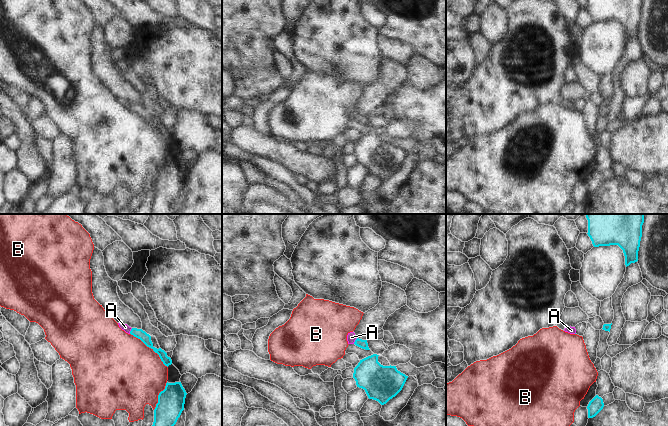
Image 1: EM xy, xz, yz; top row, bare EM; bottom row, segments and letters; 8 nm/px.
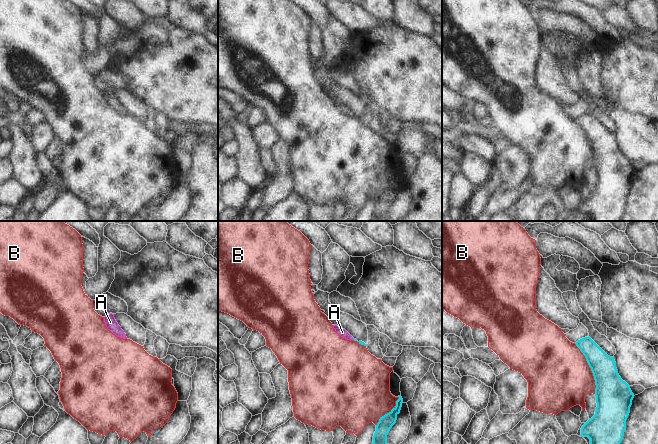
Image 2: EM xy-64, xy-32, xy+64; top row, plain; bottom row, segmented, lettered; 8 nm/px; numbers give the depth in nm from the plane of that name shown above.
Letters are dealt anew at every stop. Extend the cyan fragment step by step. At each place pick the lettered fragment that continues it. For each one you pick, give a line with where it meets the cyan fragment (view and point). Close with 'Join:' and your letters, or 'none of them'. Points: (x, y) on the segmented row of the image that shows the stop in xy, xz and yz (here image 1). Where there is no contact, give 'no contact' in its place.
A: meets cyan in xy at (130, 331)
Join: A

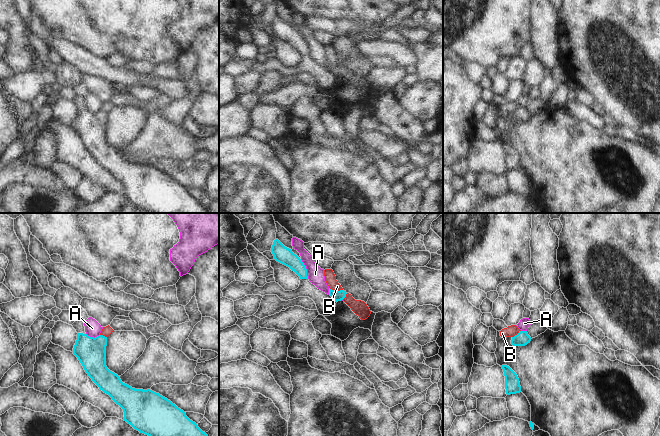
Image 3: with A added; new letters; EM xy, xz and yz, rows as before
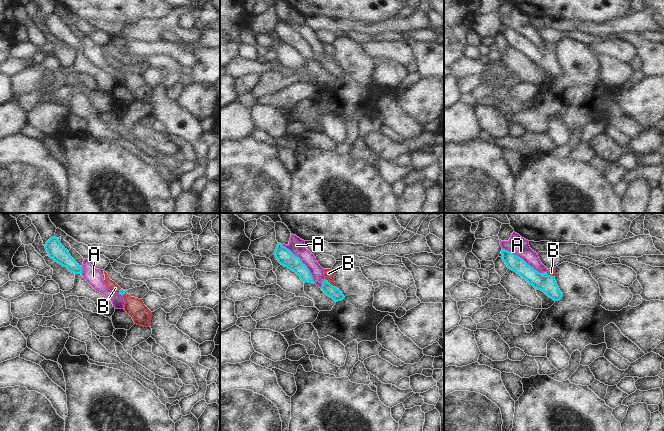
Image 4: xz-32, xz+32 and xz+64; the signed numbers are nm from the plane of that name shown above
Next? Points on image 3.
B: meets cyan in xz at (336, 290)
Join: B

